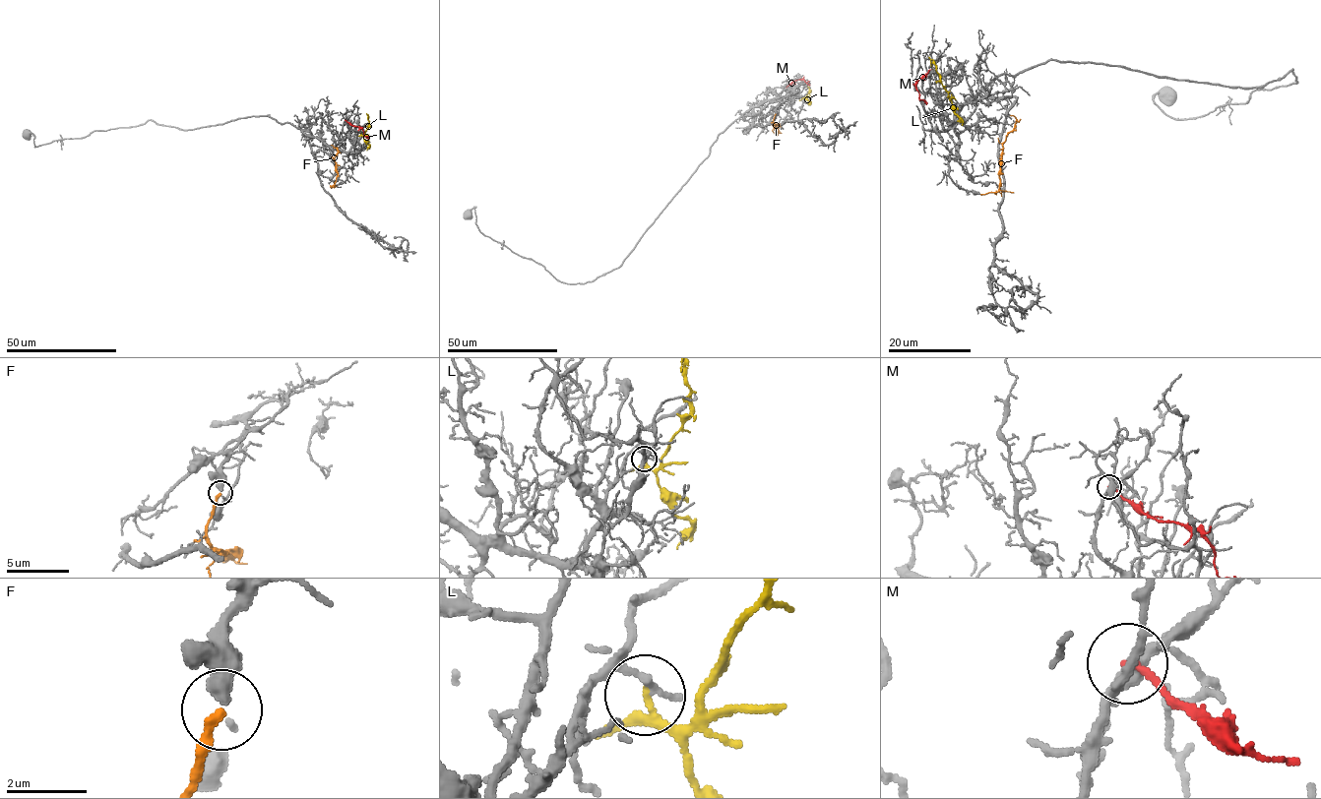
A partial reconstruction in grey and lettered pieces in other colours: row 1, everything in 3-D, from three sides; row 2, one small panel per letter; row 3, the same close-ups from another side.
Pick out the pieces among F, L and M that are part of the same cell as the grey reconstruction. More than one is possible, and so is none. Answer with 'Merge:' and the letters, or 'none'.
Merge: F

